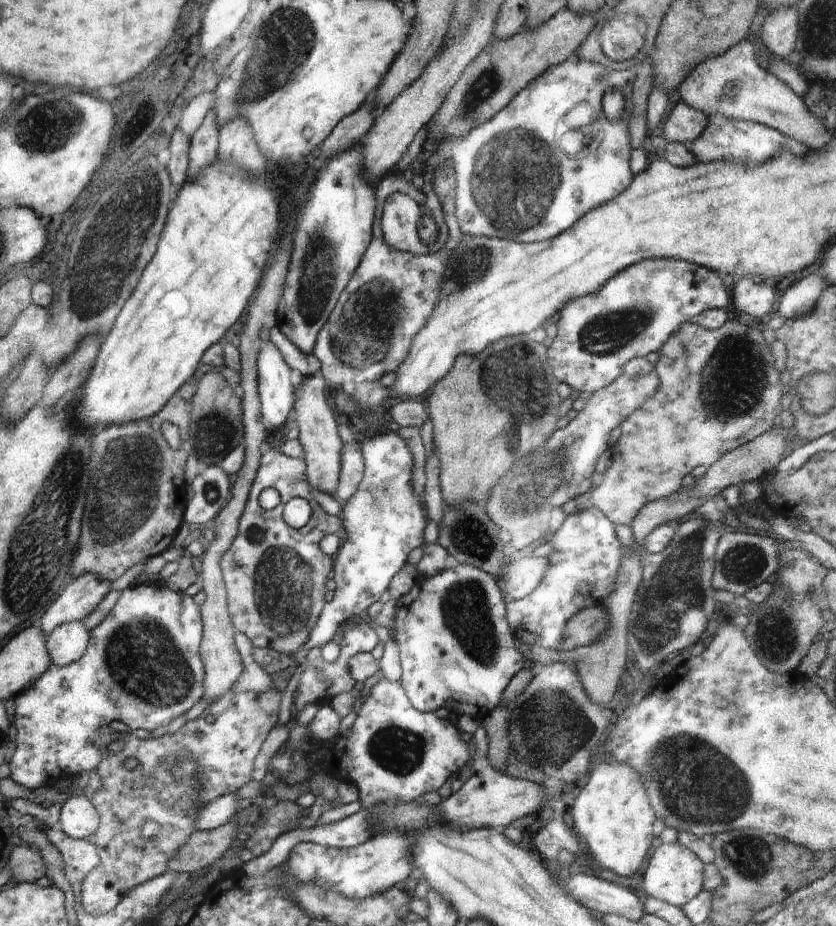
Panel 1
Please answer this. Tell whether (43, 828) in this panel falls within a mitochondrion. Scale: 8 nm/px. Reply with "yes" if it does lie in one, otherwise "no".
no

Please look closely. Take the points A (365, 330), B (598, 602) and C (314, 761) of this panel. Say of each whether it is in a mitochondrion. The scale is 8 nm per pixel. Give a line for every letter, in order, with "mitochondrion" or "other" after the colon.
A: mitochondrion
B: other
C: other

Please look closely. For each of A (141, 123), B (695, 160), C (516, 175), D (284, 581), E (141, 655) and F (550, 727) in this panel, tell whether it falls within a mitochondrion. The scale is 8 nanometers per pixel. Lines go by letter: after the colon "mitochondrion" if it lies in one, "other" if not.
A: other
B: other
C: mitochondrion
D: mitochondrion
E: mitochondrion
F: mitochondrion

